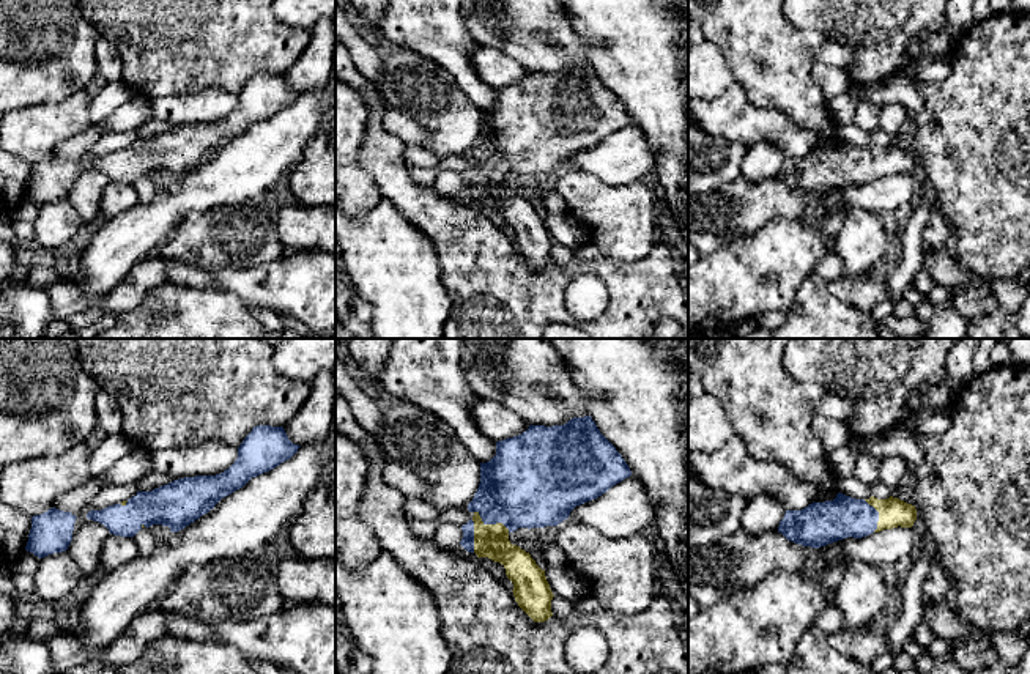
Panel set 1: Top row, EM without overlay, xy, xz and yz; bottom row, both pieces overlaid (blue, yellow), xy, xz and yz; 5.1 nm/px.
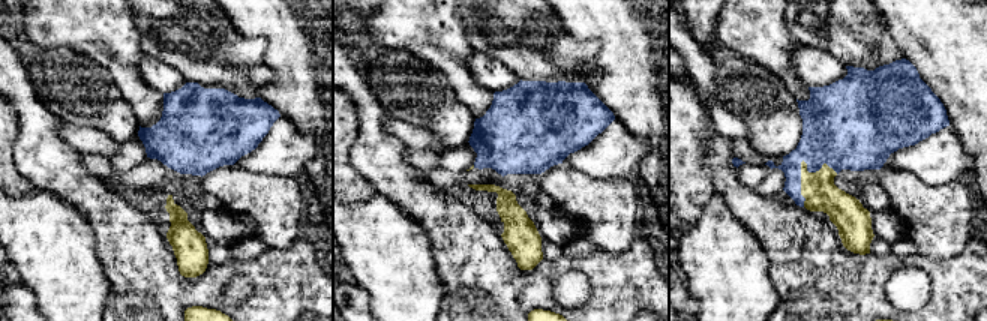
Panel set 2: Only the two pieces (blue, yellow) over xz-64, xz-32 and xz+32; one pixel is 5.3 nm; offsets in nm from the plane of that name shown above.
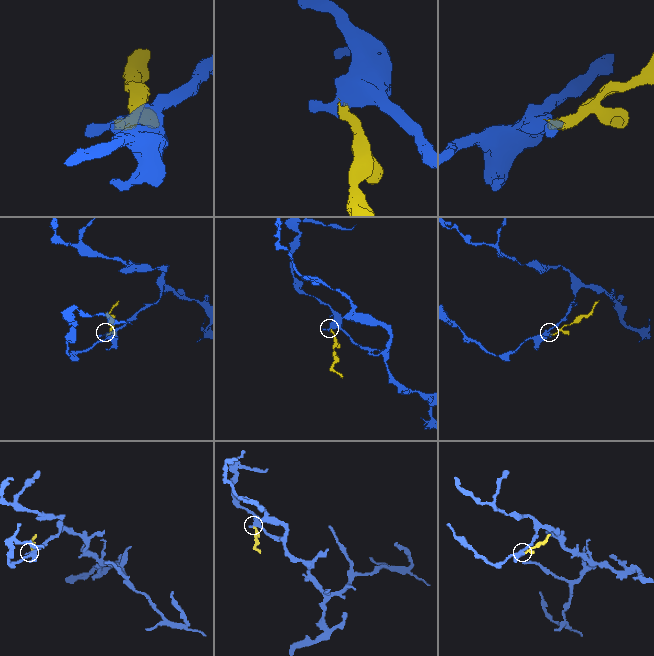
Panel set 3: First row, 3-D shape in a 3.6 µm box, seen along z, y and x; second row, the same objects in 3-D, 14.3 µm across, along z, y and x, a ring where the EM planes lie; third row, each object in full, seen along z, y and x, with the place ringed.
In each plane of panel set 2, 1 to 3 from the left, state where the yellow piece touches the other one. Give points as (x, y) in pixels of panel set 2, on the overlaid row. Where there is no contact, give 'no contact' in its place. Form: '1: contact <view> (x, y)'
1: no contact
2: no contact
3: contact xz+32 (800, 170)

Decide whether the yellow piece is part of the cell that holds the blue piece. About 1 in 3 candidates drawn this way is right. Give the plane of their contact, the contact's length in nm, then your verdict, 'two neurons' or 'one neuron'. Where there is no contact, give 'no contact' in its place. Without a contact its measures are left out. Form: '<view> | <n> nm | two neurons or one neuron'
xz | 220 nm | one neuron

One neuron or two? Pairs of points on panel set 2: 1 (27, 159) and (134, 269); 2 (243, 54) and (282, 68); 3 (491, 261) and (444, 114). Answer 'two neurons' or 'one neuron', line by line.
1: one neuron
2: two neurons
3: two neurons

